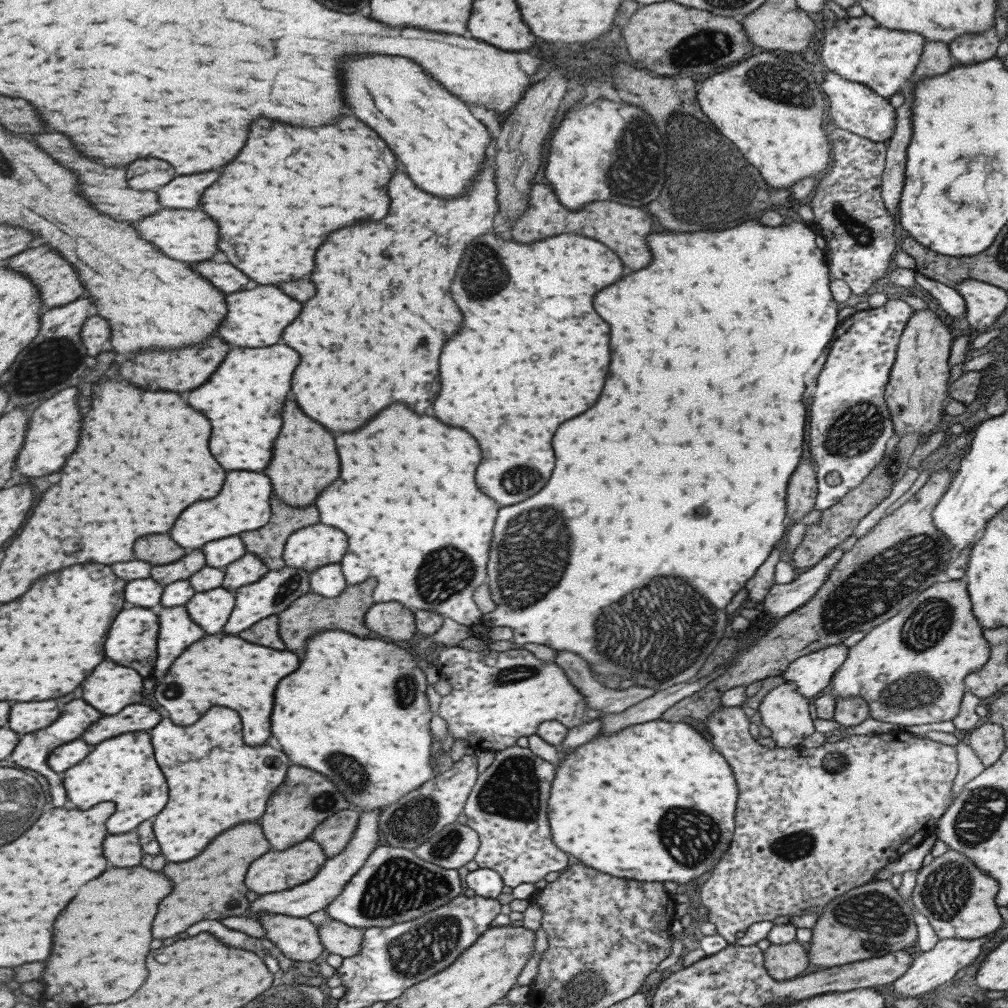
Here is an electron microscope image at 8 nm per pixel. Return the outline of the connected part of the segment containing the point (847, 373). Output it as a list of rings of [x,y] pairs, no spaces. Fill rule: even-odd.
[[[900,298],[890,299],[878,308],[846,311],[840,318],[810,404],[812,416],[808,436],[816,464],[816,510],[823,511],[840,502],[848,492],[862,484],[862,480],[885,456],[886,442],[895,432],[885,389],[900,337],[913,314],[914,309]],[[832,472],[840,476],[840,482],[834,486],[828,484],[828,474]]]

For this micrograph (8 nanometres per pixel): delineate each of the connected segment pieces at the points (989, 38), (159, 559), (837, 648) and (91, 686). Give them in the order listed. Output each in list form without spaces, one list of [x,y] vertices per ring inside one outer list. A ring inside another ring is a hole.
[[[990,28],[982,34],[964,34],[949,44],[952,57],[958,64],[976,64],[988,59],[994,59],[997,55],[1000,38],[996,28]]]
[[[168,534],[138,538],[134,546],[136,558],[150,562],[150,564],[170,564],[182,558],[189,551],[187,548],[180,548]]]
[[[842,642],[799,656],[785,670],[784,679],[792,682],[804,698],[812,698],[818,692],[826,691],[848,653],[849,648]]]
[[[104,660],[82,682],[82,698],[102,714],[116,714],[128,704],[142,702],[144,678],[132,668]]]

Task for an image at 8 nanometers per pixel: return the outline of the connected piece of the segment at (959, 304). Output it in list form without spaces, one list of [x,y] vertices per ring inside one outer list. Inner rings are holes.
[[[914,273],[914,279],[924,291],[928,291],[951,317],[963,324],[966,317],[966,301],[960,293],[937,281],[930,281],[924,274]]]

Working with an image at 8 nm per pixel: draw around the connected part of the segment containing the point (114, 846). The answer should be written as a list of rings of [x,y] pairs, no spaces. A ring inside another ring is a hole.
[[[136,832],[108,836],[104,842],[104,856],[112,866],[118,868],[132,868],[138,866],[142,860],[142,848],[138,844]]]

